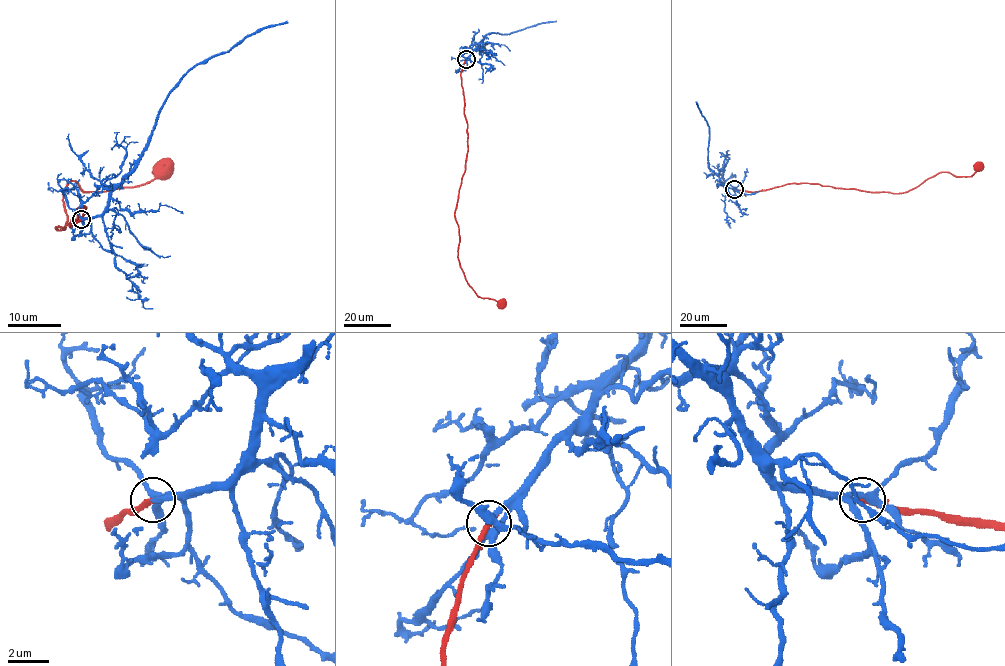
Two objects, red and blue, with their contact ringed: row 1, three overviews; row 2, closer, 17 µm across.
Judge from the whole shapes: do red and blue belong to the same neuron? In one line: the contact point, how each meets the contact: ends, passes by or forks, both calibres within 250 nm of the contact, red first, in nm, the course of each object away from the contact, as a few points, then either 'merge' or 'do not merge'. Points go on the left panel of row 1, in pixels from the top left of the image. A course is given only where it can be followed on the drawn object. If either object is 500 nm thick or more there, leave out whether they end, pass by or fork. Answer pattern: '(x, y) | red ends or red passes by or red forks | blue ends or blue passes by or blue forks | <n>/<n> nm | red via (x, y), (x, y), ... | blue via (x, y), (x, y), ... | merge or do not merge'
(81, 219) | red ends | blue ends | 240/220 nm | red via (81, 220), (70, 226), (85, 206), (55, 228), (65, 228), (70, 181), (109, 191), (163, 170) | blue via (81, 220), (104, 210), (108, 194), (132, 169), (157, 111), (182, 79), (249, 36), (288, 22) | merge

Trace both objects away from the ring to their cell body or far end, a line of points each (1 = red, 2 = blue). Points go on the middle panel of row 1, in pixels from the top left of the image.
1: (466, 59), (461, 84), (467, 154), (454, 213), (458, 255), (467, 283), (478, 296), (501, 303)
2: (466, 59), (488, 34), (510, 34), (539, 23), (556, 21)

